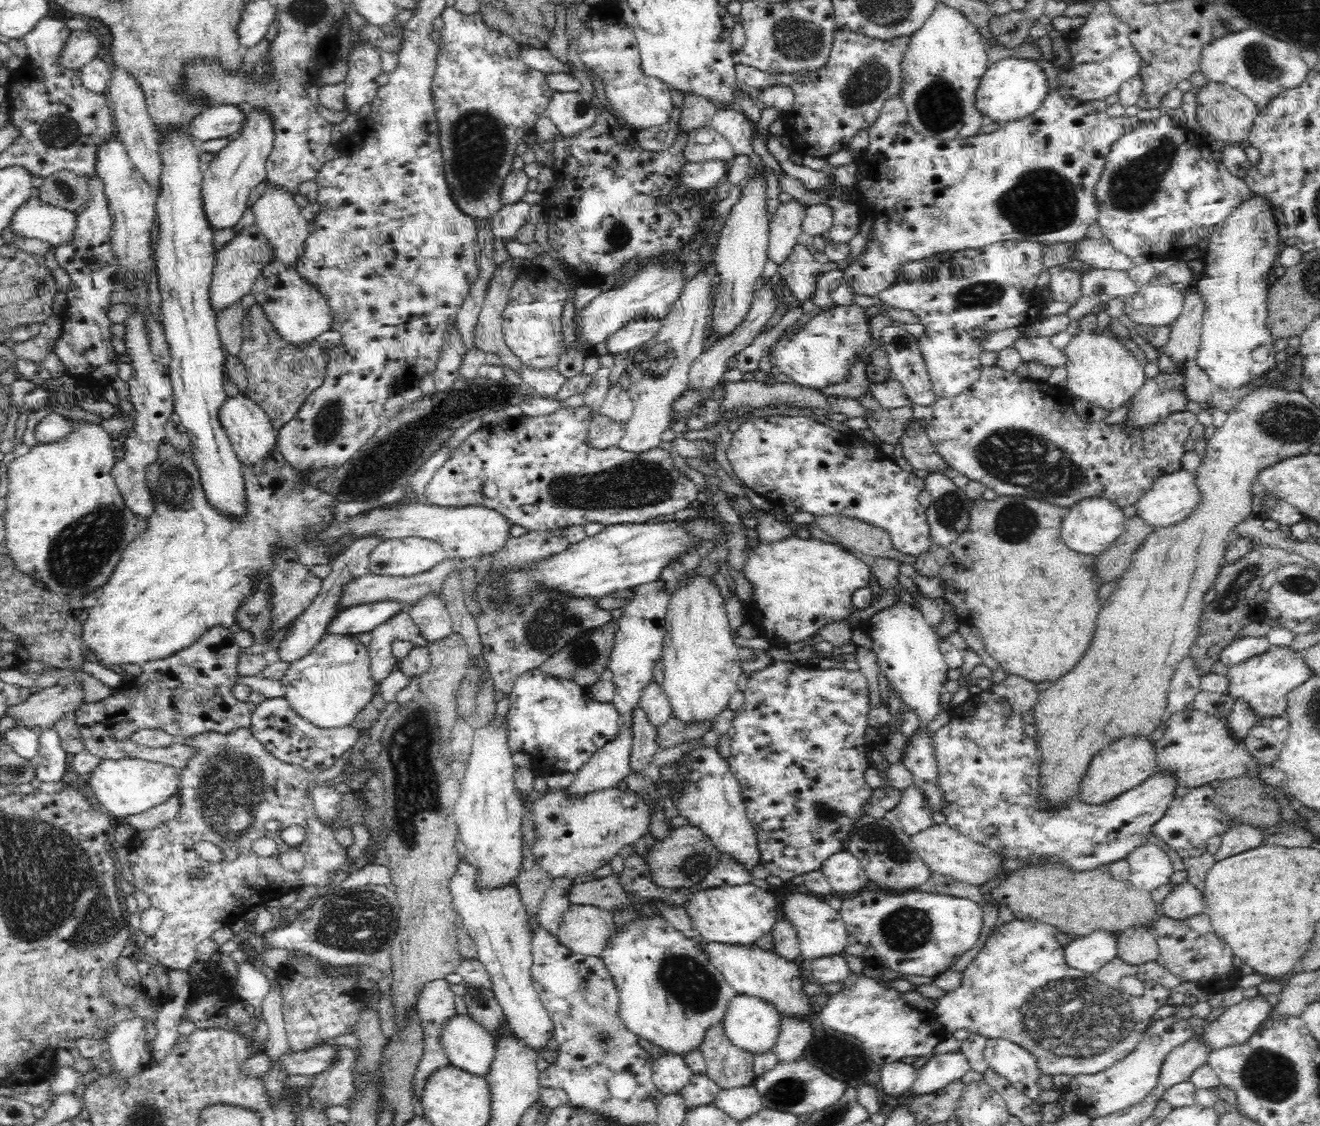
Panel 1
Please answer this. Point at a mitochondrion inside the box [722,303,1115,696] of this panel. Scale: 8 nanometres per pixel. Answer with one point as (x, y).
(1027, 462)

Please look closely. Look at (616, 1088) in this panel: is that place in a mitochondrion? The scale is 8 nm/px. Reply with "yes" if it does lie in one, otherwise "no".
no

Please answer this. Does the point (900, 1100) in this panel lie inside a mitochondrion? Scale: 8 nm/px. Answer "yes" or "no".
no

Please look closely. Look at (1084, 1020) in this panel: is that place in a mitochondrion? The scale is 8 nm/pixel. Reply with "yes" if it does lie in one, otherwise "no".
yes

